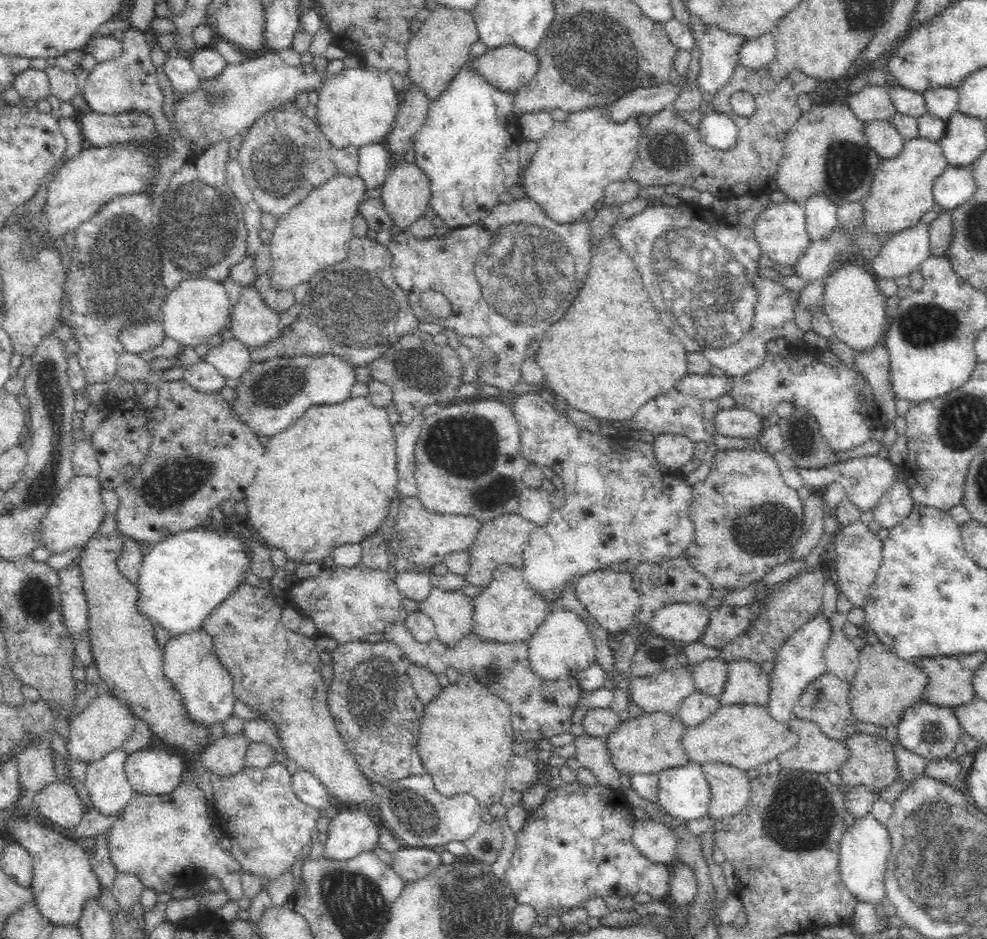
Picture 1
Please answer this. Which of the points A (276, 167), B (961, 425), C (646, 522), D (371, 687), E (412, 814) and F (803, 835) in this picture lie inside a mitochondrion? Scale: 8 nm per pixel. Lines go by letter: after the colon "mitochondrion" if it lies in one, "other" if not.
A: mitochondrion
B: mitochondrion
C: mitochondrion
D: mitochondrion
E: mitochondrion
F: mitochondrion

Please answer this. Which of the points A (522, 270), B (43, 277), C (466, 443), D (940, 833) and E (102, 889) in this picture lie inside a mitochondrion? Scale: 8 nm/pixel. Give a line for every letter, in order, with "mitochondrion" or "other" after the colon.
A: mitochondrion
B: other
C: mitochondrion
D: mitochondrion
E: other

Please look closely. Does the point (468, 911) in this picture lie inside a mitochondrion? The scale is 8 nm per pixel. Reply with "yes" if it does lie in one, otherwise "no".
yes

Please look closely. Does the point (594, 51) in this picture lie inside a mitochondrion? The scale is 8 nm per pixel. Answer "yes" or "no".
yes

